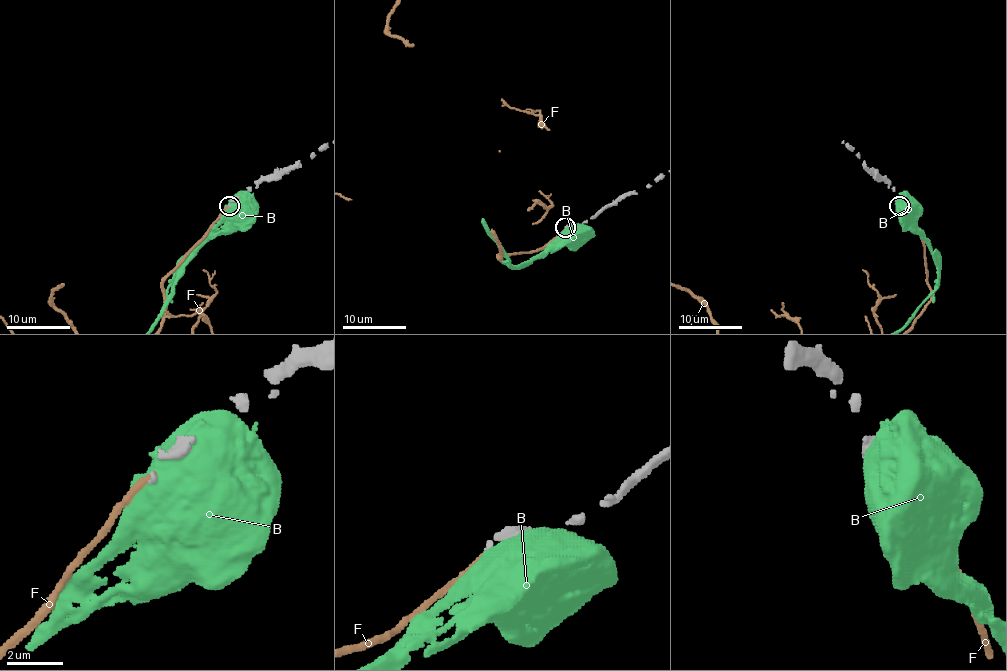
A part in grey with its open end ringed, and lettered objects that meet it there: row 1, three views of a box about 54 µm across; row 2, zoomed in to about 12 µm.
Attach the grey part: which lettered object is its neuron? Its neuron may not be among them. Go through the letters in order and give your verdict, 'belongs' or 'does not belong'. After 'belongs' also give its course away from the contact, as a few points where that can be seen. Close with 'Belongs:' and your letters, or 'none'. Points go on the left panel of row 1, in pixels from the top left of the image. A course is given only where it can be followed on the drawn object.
B: does not belong
F: does not belong
Belongs: none

